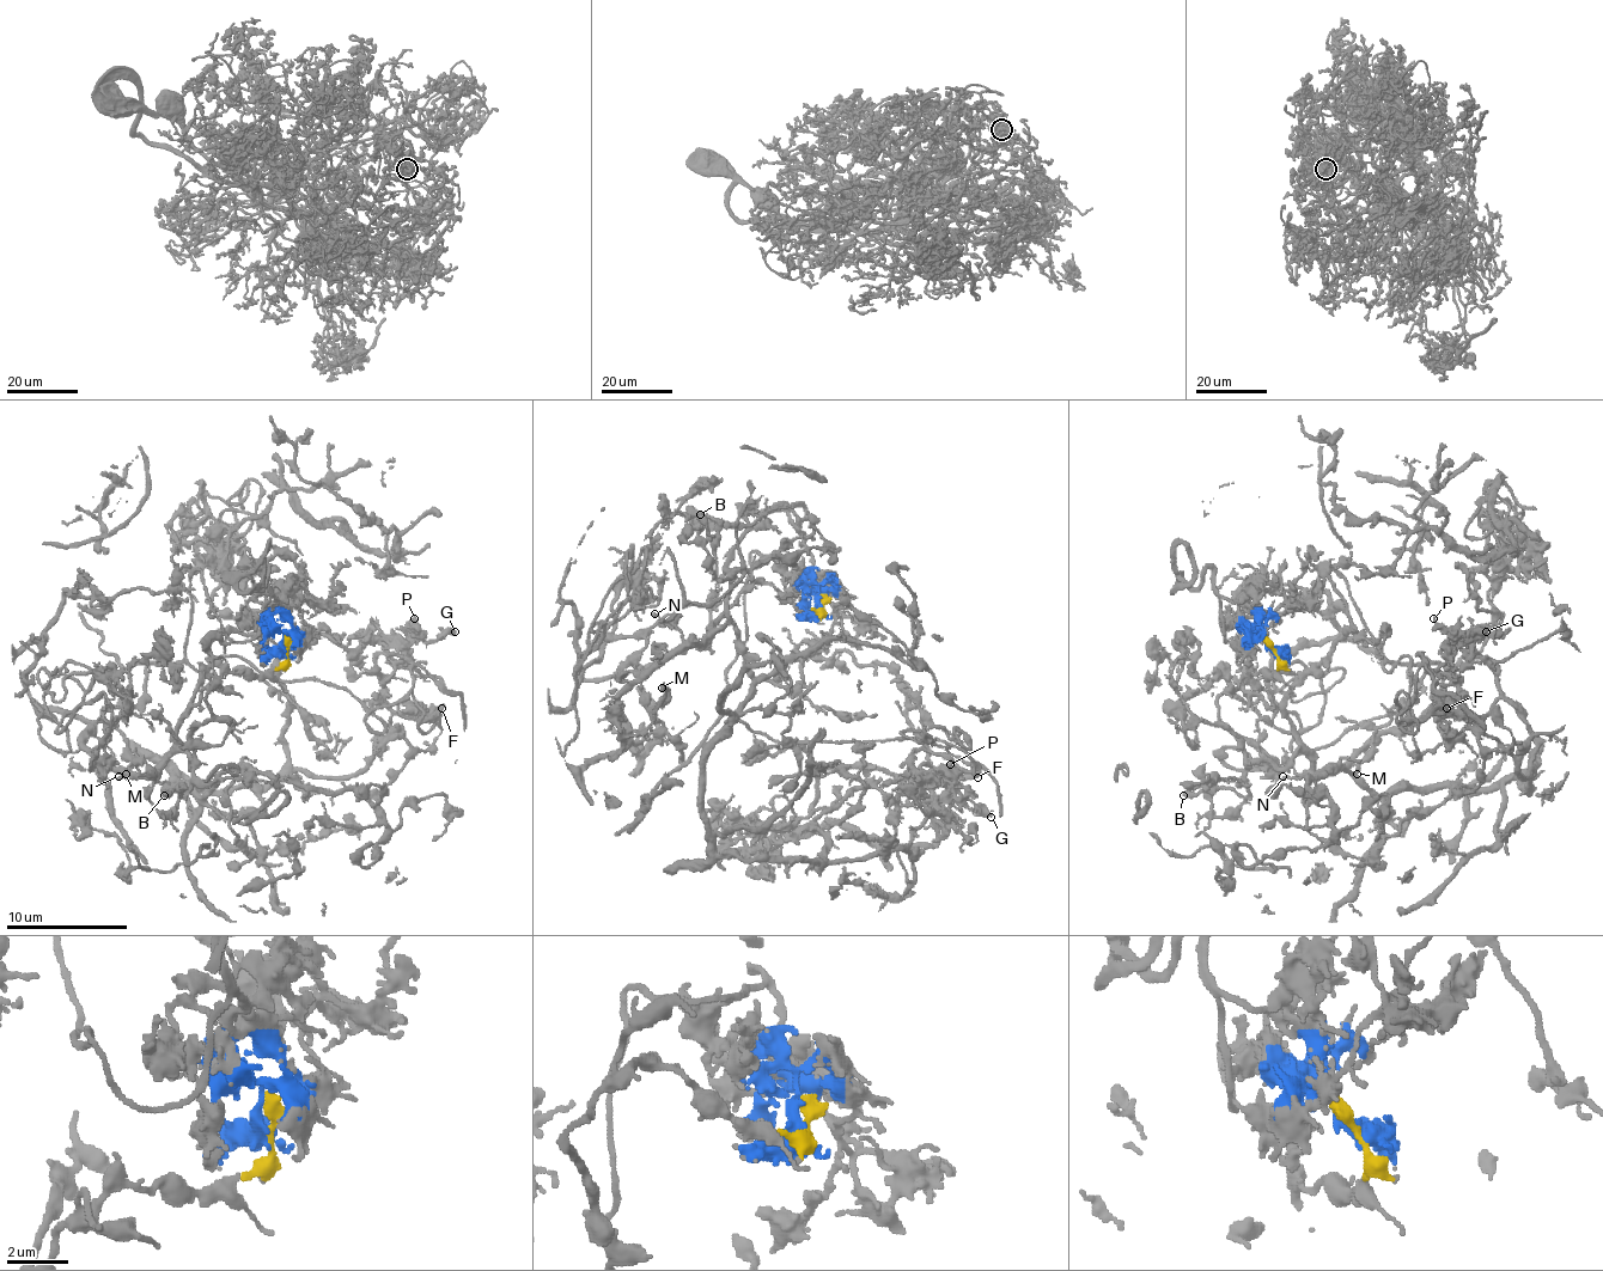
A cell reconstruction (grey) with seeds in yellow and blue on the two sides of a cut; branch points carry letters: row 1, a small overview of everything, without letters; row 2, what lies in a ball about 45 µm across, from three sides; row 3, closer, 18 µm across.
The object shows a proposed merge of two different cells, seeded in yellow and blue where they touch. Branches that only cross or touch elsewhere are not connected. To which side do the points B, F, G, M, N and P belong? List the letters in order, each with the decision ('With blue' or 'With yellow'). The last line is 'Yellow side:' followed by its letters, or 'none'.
B: With yellow
F: With blue
G: With blue
M: With yellow
N: With yellow
P: With blue
Yellow side: B, M, N

